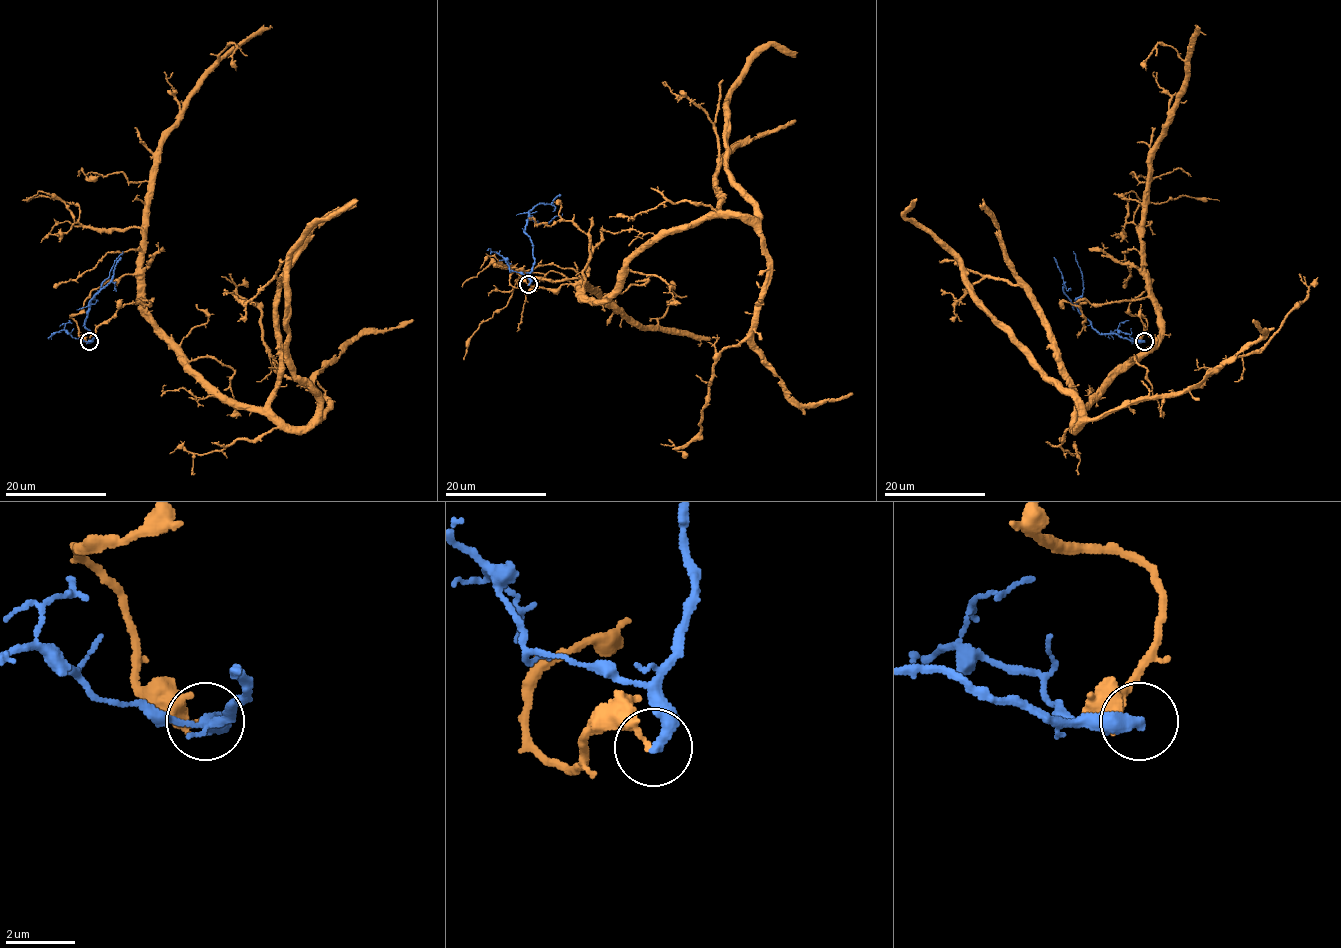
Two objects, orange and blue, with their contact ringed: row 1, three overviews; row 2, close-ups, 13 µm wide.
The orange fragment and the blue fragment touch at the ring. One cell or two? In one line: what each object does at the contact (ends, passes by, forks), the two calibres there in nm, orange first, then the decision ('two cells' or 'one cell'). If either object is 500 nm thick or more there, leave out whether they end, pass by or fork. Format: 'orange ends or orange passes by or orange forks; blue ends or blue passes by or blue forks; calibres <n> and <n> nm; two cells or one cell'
orange ends; blue ends; calibres 170 and 400 nm; two cells

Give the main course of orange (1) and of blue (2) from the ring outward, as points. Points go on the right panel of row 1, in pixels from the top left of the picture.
1: (1144, 341), (1129, 313), (1144, 274), (1159, 335), (1077, 427), (1257, 352), (1306, 297), (1303, 276)
2: (1144, 341), (1099, 334), (1080, 313), (1075, 301), (1083, 292), (1083, 278), (1073, 251)

